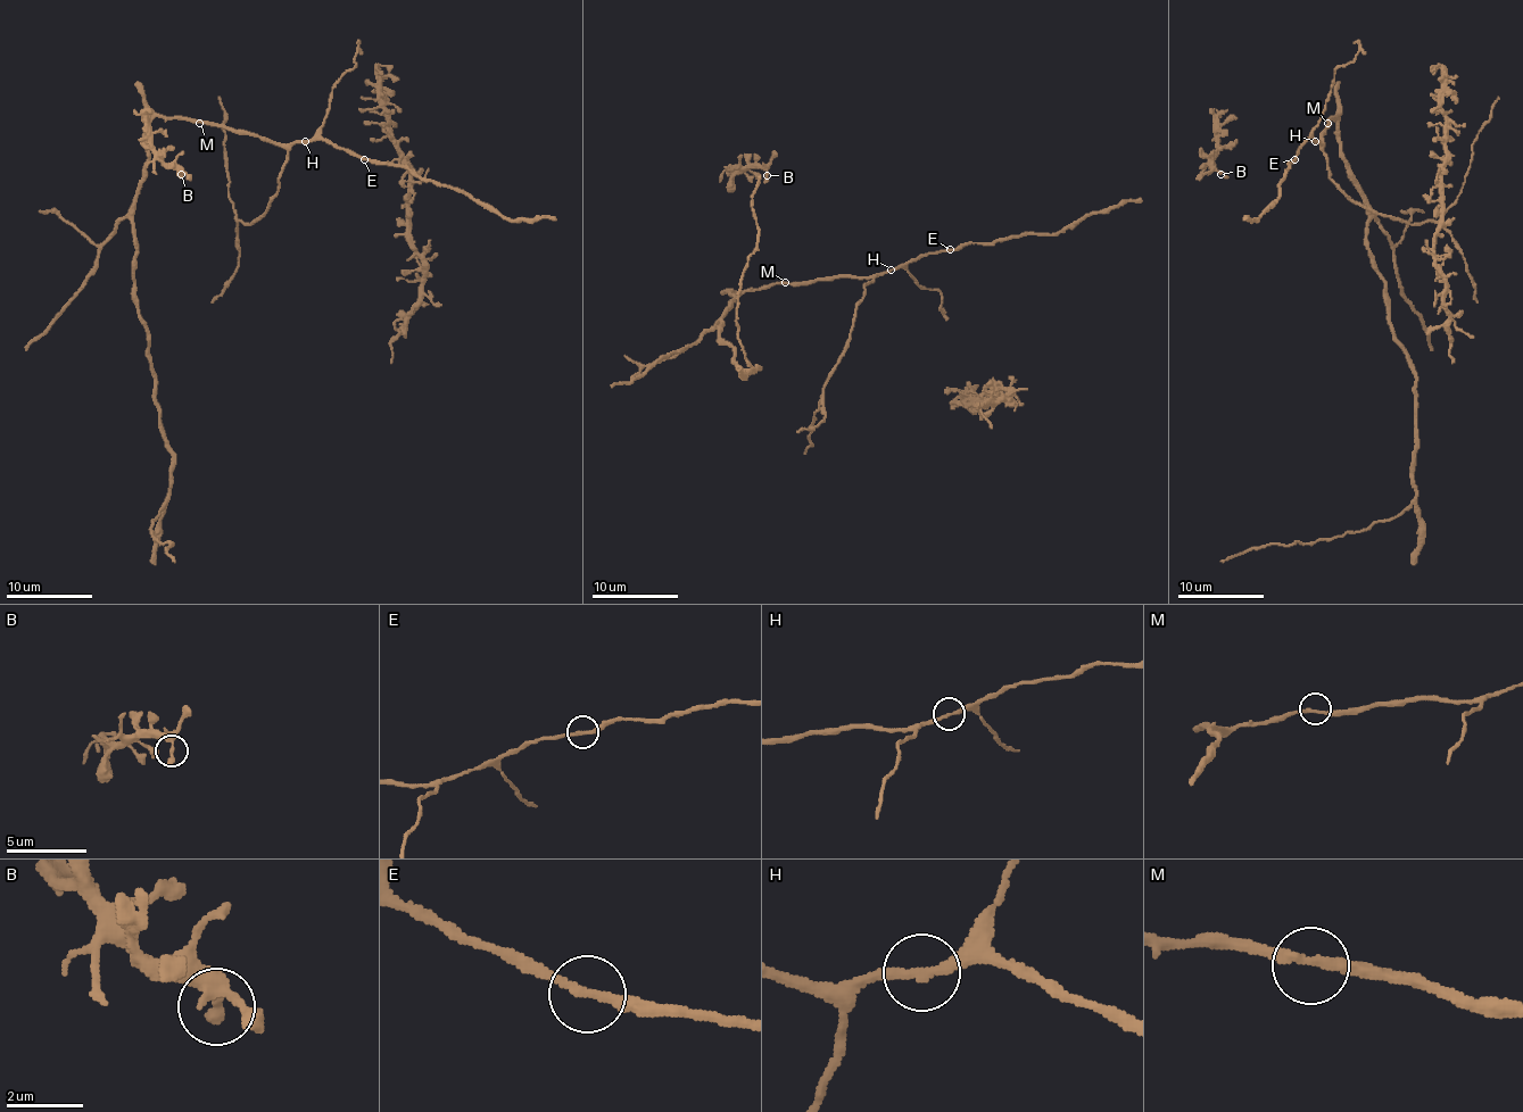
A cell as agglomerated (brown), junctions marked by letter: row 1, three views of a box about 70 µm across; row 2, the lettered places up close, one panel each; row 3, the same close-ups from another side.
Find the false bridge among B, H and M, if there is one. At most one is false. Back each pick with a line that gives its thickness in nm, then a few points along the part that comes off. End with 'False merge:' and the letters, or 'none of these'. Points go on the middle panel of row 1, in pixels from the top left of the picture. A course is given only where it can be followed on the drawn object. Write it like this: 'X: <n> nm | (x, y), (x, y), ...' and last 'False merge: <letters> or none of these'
False merge: none of these

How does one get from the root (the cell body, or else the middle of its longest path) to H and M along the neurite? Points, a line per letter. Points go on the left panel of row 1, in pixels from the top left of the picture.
H: (184, 118), (225, 125), (281, 144), (305, 142)
M: (184, 118), (199, 123)

